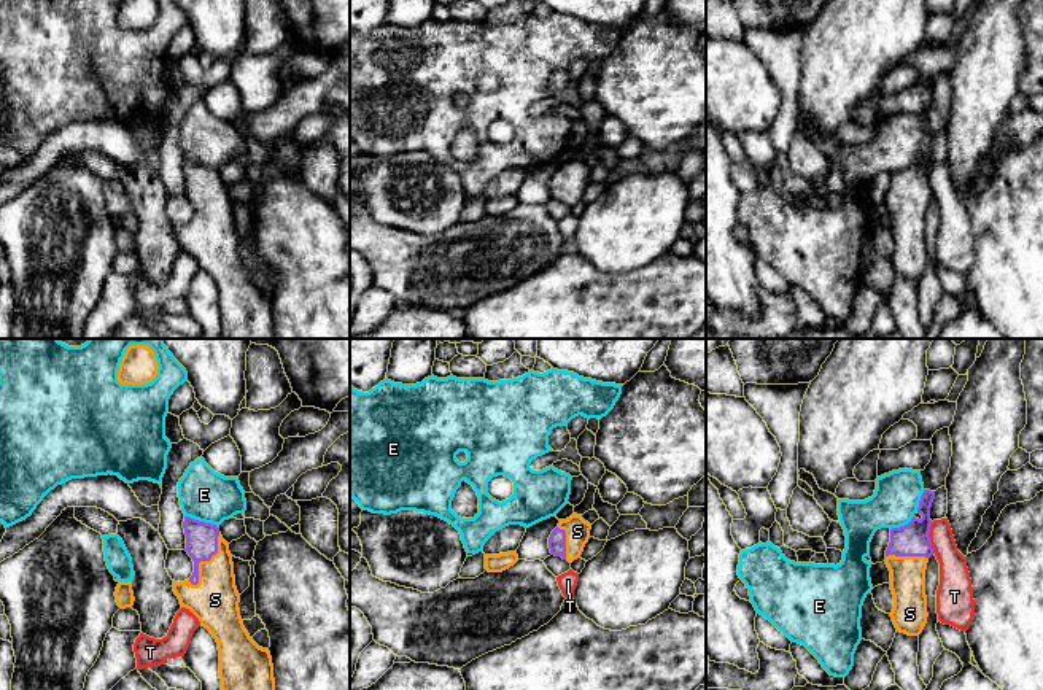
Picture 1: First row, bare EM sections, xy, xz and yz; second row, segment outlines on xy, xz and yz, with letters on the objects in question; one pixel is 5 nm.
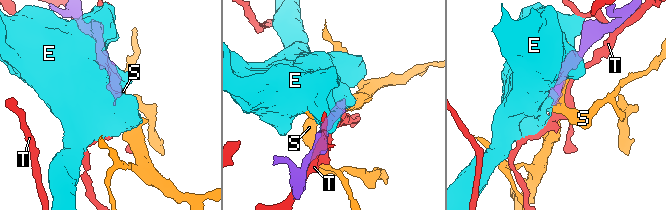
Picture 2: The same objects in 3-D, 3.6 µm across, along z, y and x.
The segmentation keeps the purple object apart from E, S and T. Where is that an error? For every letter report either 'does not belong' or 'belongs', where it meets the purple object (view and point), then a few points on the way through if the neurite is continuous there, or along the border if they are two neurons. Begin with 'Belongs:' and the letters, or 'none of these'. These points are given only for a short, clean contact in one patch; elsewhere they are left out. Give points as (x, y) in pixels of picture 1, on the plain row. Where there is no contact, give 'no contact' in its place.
Belongs: S
E: does not belong; contact xy (201, 166)
S: belongs; contact xy (205, 204); way xy (201, 182), (205, 189), (205, 204), (212, 210), (215, 244)
T: does not belong; contact yz (929, 182)

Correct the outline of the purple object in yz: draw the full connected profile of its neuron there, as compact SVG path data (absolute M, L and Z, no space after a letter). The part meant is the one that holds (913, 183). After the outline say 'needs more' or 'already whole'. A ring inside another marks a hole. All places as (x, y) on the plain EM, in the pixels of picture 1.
M924 134L917 157L911 165L890 173L886 208L890 215L894 253L890 256L897 275L919 280L927 267L925 213L933 199L930 189L930 151L935 135Z; needs more

